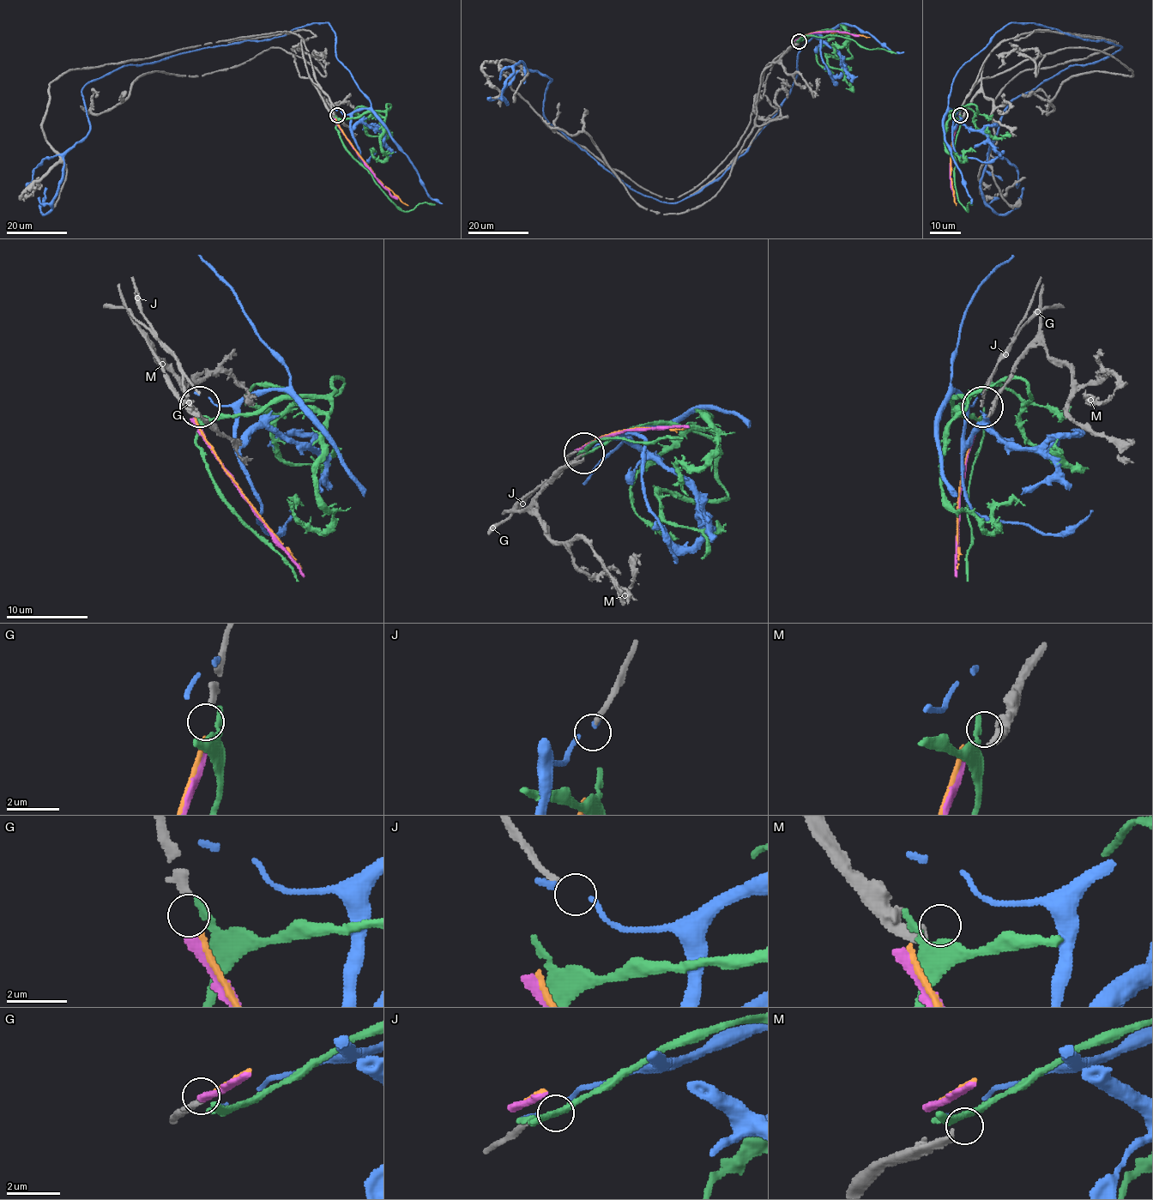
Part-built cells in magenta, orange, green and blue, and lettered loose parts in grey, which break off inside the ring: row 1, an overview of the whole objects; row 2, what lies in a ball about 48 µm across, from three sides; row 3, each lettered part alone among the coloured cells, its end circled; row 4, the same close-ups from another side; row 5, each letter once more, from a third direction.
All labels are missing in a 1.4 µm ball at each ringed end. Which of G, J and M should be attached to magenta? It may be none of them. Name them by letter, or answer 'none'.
none

